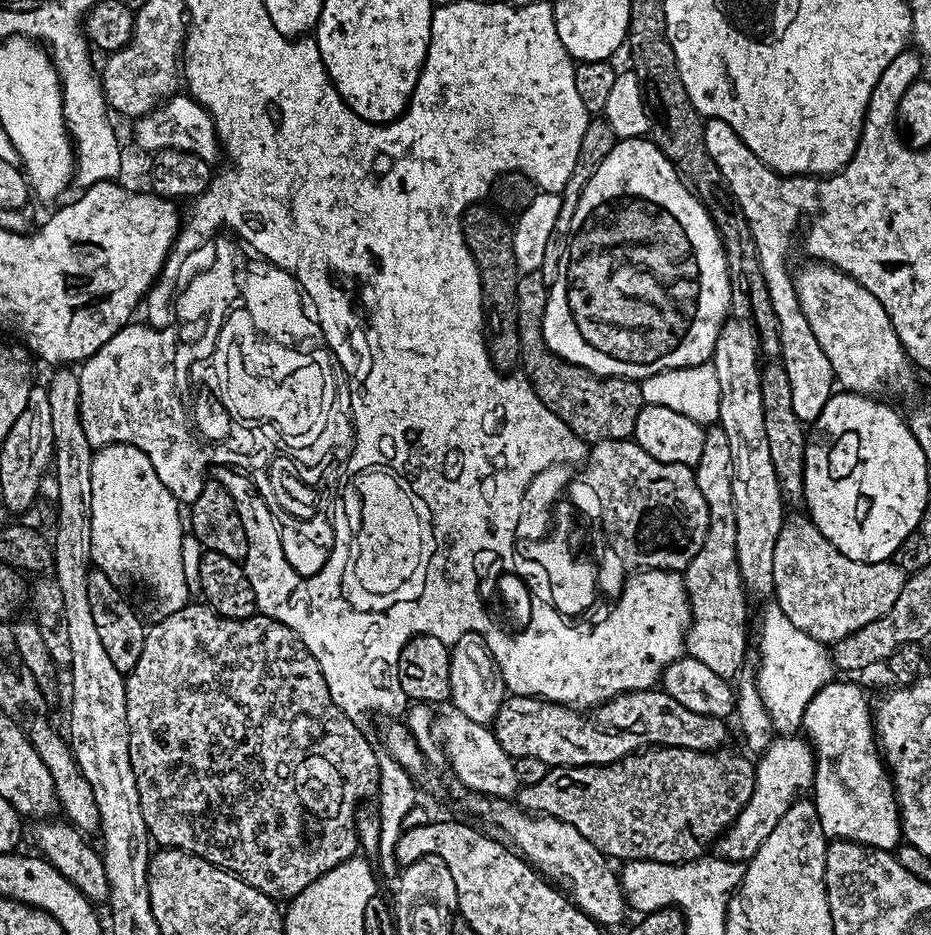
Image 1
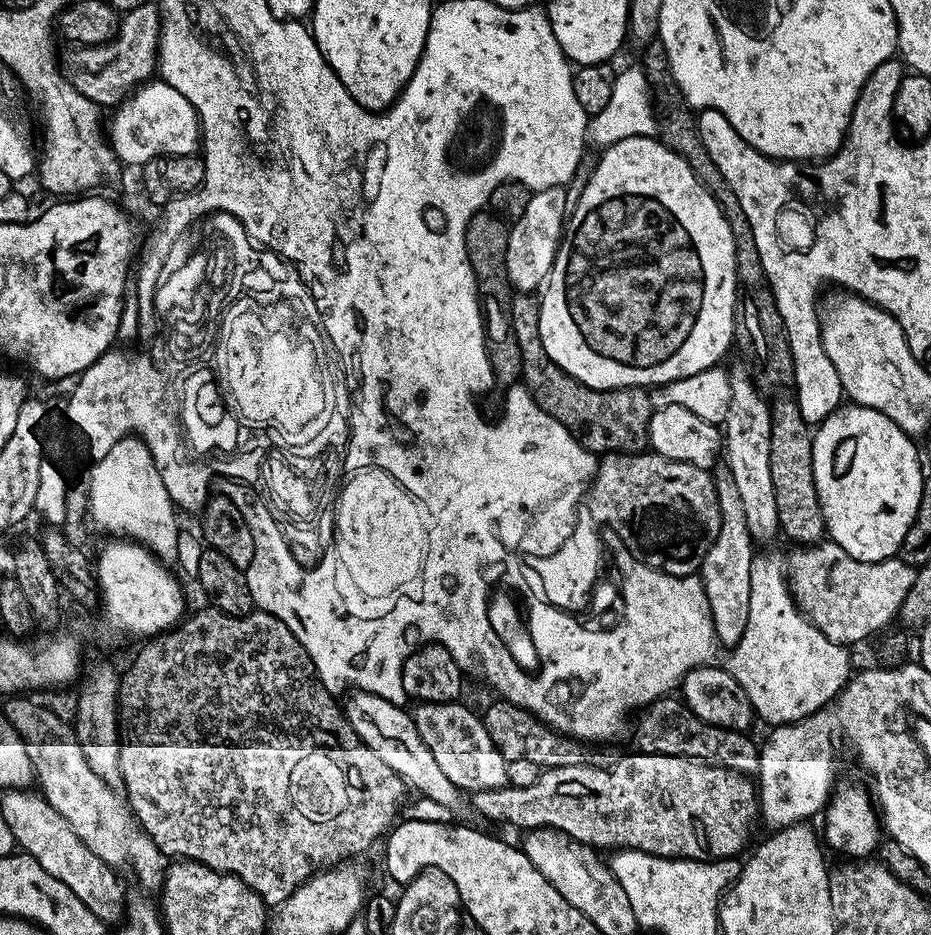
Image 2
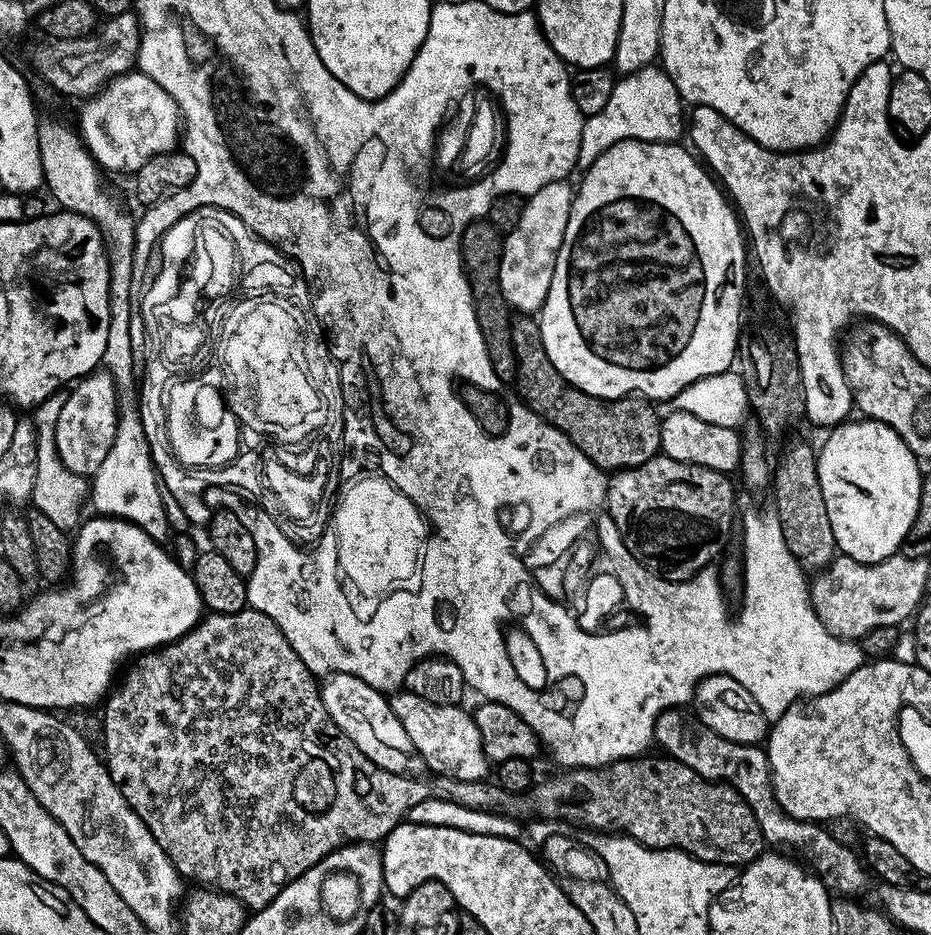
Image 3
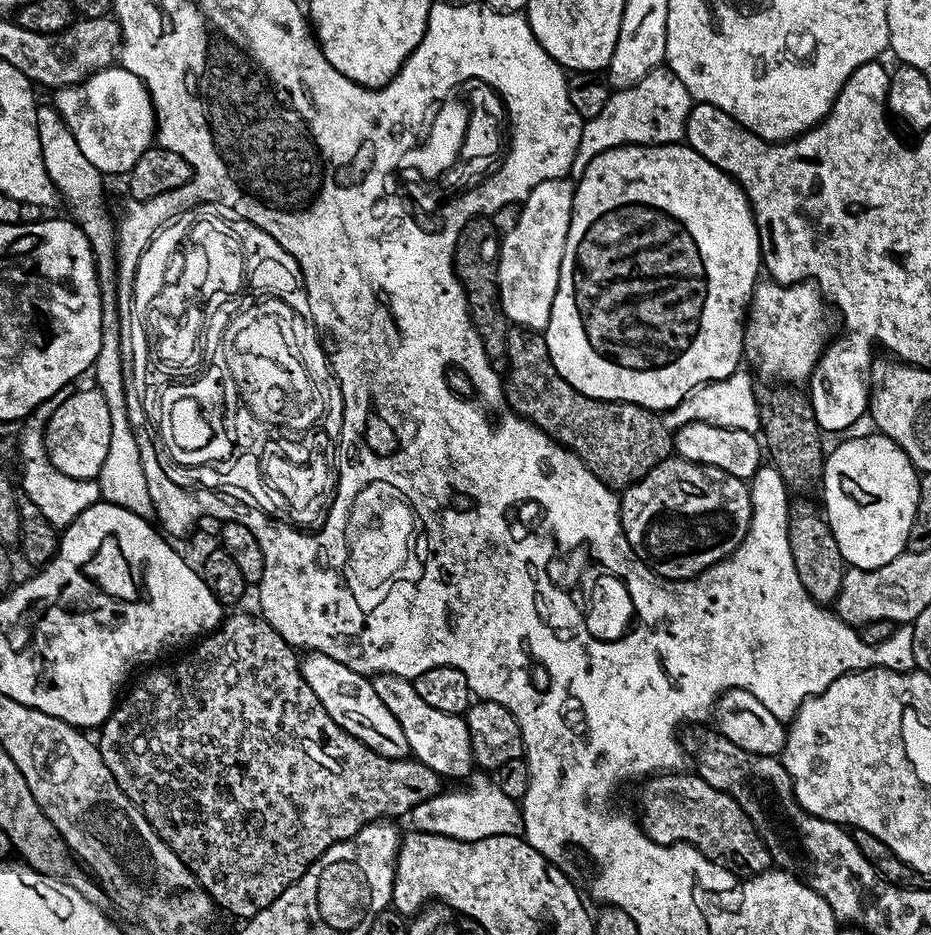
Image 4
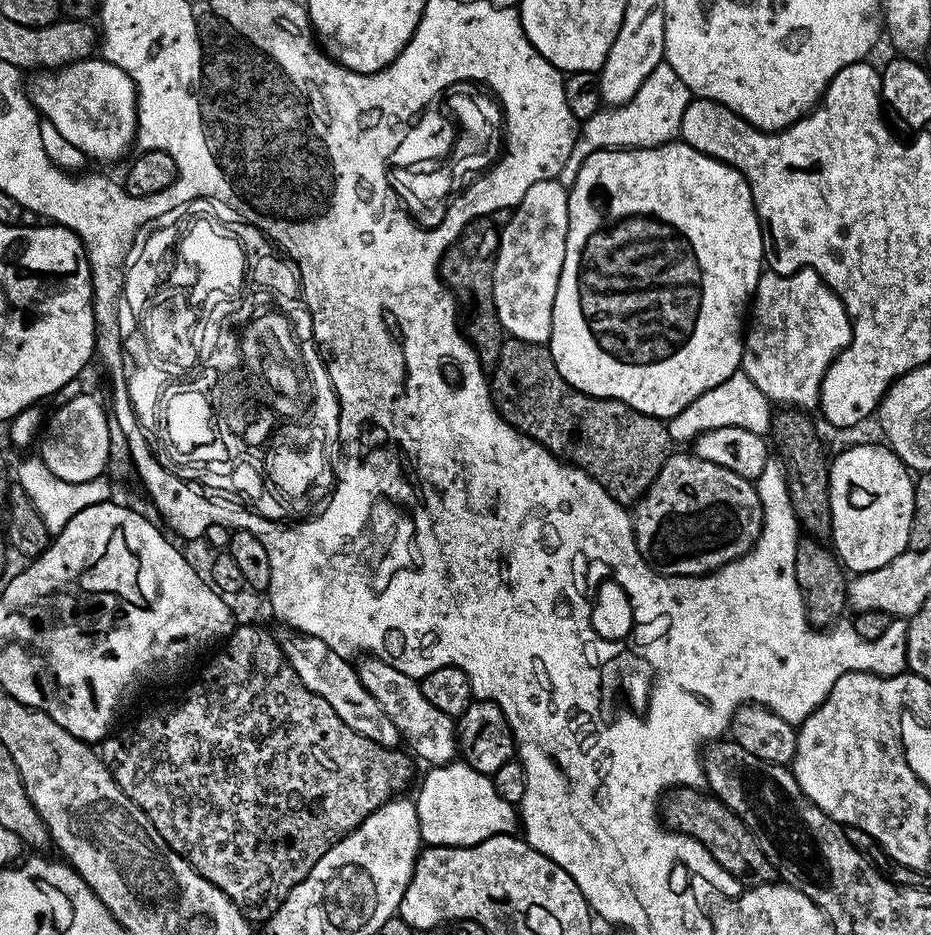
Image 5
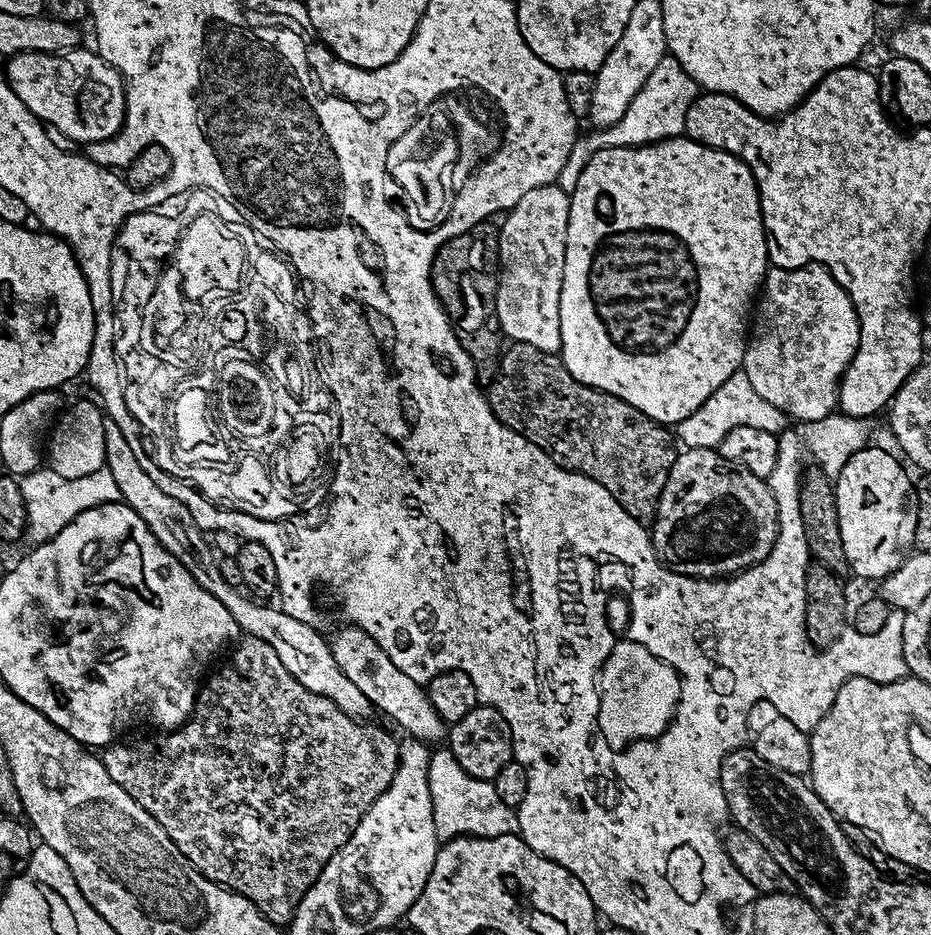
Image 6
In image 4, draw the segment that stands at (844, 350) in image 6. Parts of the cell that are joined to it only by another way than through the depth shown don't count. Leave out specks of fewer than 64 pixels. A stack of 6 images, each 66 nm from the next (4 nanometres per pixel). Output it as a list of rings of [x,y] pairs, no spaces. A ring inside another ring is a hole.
[[[764,278],[757,283],[752,292],[752,299],[748,301],[746,319],[744,321],[744,354],[748,360],[765,376],[768,382],[783,382],[788,386],[800,386],[811,377],[820,354],[829,343],[828,337],[829,305],[820,294],[820,289],[811,282],[798,284],[779,284],[777,280]]]

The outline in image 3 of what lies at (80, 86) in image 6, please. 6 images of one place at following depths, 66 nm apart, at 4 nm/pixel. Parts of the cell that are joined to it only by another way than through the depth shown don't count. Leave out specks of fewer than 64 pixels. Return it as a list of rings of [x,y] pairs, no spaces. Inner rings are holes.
[[[139,70],[116,76],[85,104],[78,131],[101,169],[134,174],[150,157],[173,151],[181,139],[182,117],[174,98]]]

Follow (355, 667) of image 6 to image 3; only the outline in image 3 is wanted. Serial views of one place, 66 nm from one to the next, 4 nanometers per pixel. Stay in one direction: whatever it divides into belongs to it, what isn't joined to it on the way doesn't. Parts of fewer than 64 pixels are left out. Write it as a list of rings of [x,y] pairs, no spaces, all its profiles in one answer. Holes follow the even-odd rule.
[[[406,690],[393,693],[389,701],[394,714],[398,716],[427,767],[435,775],[449,776],[455,780],[482,780],[489,775],[490,761],[484,752],[476,719],[464,707],[438,706]]]

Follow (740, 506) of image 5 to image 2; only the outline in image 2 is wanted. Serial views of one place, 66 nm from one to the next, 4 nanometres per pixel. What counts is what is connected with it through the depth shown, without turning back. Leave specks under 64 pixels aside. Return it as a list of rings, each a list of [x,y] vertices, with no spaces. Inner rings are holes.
[[[648,450],[609,452],[599,460],[592,486],[590,482],[590,498],[596,504],[597,517],[619,534],[621,545],[647,569],[664,571],[670,576],[695,575],[721,528],[720,503],[713,475],[707,469],[667,460]]]

